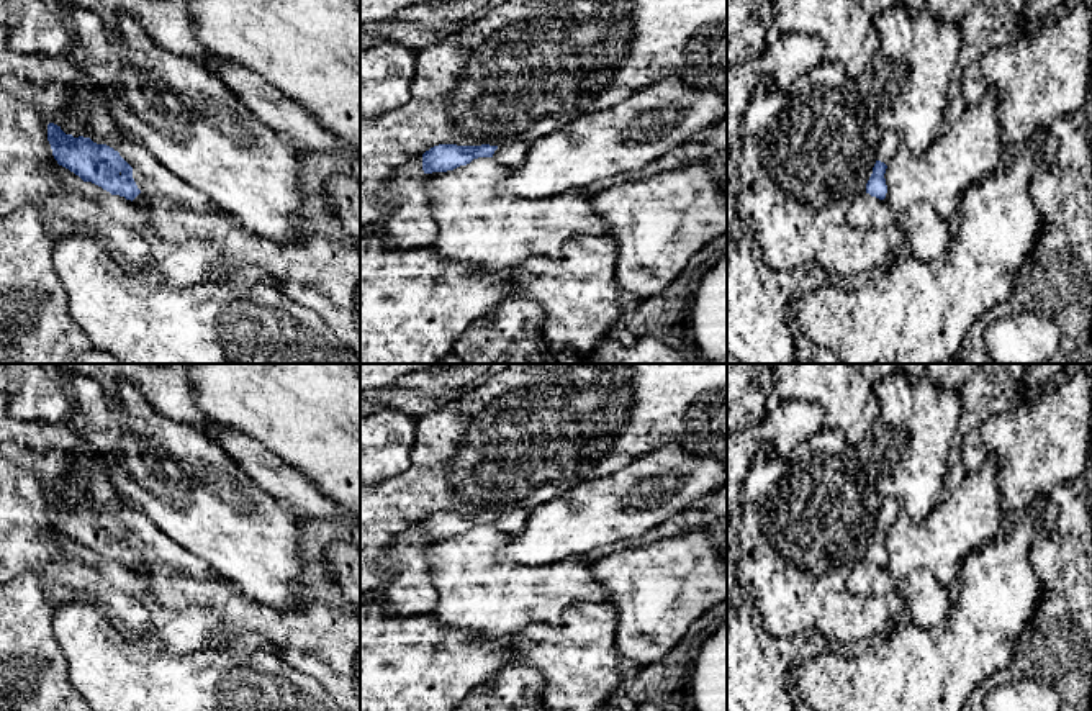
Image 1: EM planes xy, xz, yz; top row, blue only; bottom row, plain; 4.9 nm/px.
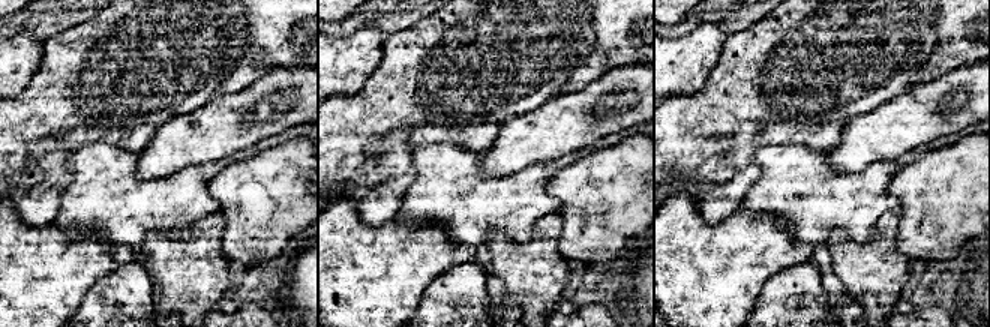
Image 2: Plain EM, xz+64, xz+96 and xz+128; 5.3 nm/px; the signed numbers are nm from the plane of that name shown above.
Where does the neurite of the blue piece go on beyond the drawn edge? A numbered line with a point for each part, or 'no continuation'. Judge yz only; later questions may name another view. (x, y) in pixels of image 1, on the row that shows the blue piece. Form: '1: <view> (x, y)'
1: yz (889, 140)

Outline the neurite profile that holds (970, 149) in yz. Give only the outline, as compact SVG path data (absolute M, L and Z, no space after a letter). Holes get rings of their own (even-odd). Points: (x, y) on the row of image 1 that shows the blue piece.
M987 88L977 105L966 105L959 118L938 133L930 147L915 157L904 143L887 164L884 179L887 185L886 202L904 220L917 203L930 205L948 221L963 197L974 183L997 172L1002 161L1004 144L1000 143L997 90Z

